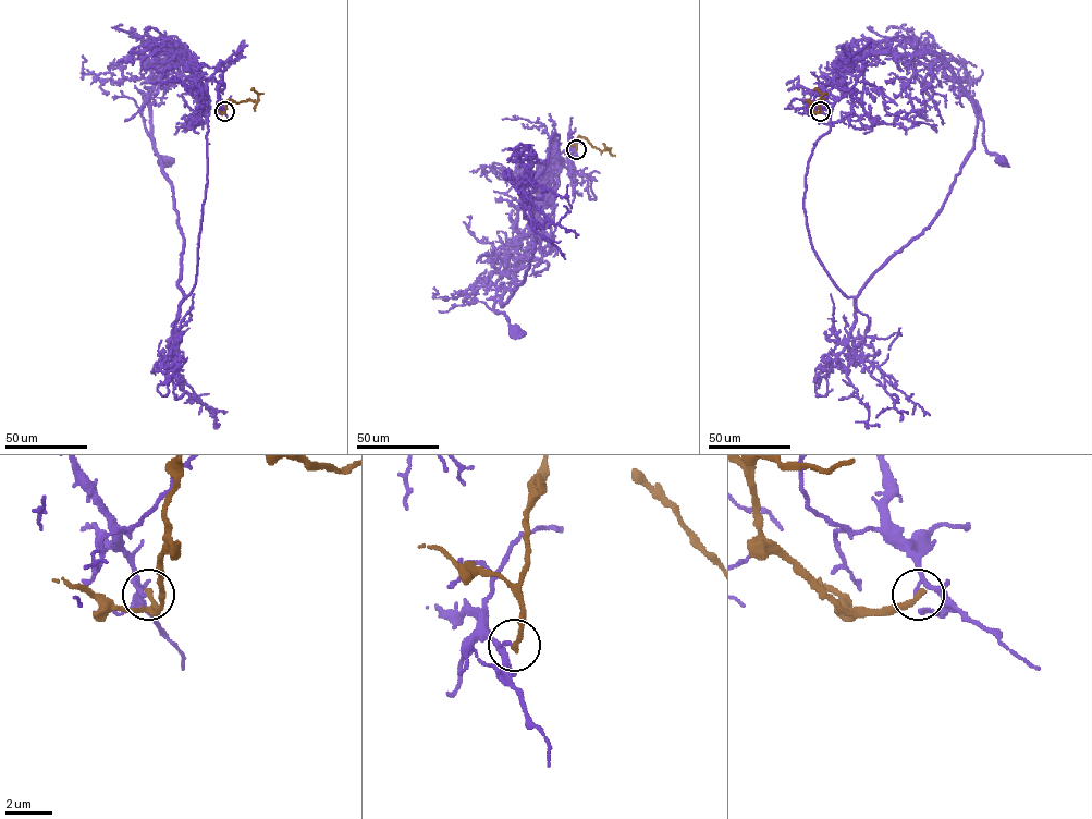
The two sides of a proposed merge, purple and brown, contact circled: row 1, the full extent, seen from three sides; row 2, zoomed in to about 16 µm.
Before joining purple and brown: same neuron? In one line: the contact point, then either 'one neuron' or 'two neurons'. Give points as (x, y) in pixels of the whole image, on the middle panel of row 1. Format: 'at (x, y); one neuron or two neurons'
at (576, 149); two neurons

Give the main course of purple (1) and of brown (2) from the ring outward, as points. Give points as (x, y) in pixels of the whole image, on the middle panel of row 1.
1: (576, 149), (571, 147), (569, 159), (549, 170), (531, 248), (494, 304), (493, 309), (503, 313), (515, 330)
2: (576, 149), (579, 135), (592, 147), (601, 150), (610, 149), (610, 151), (602, 143)

